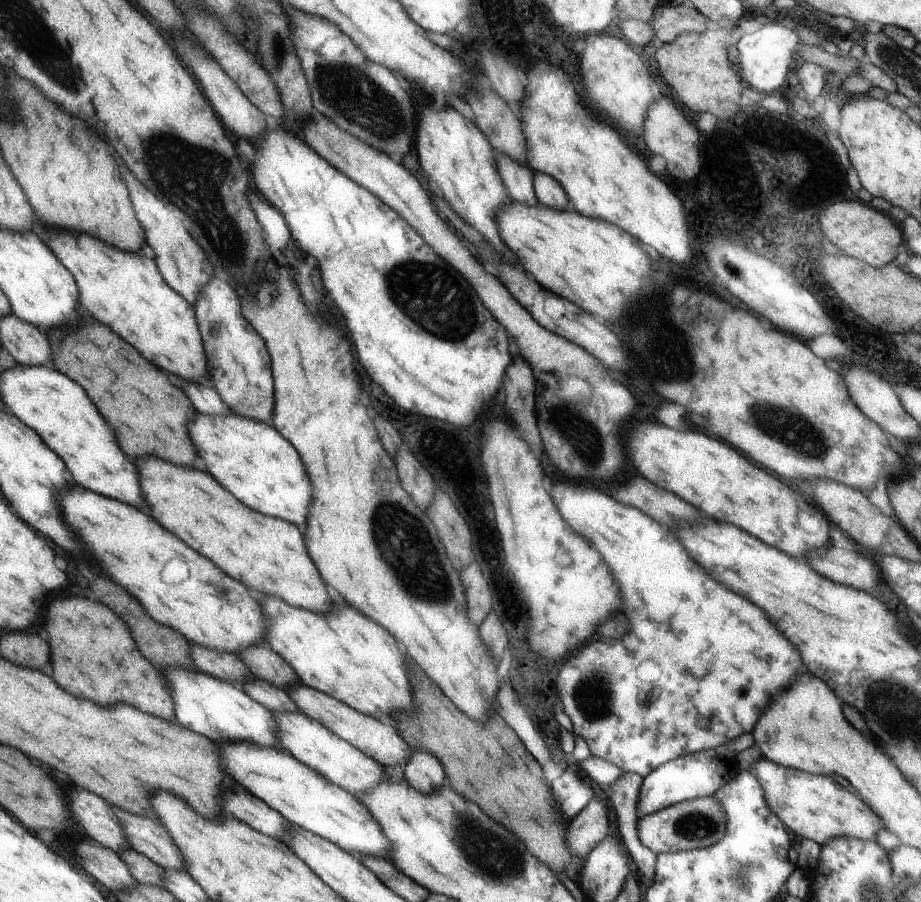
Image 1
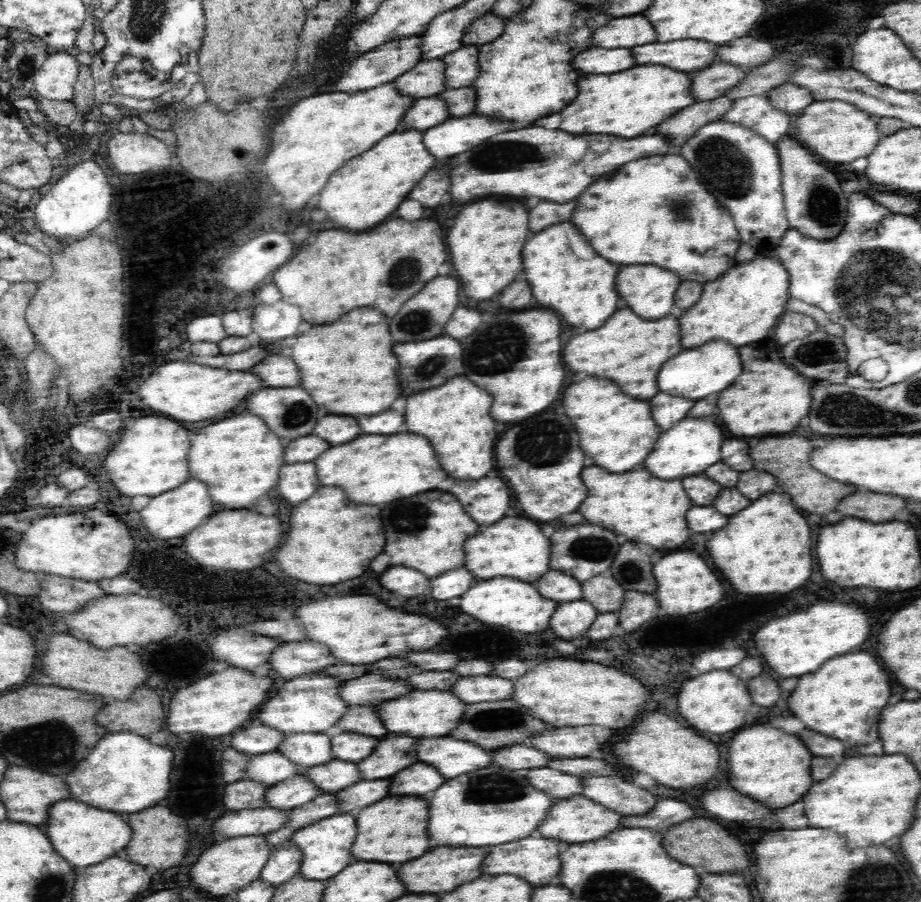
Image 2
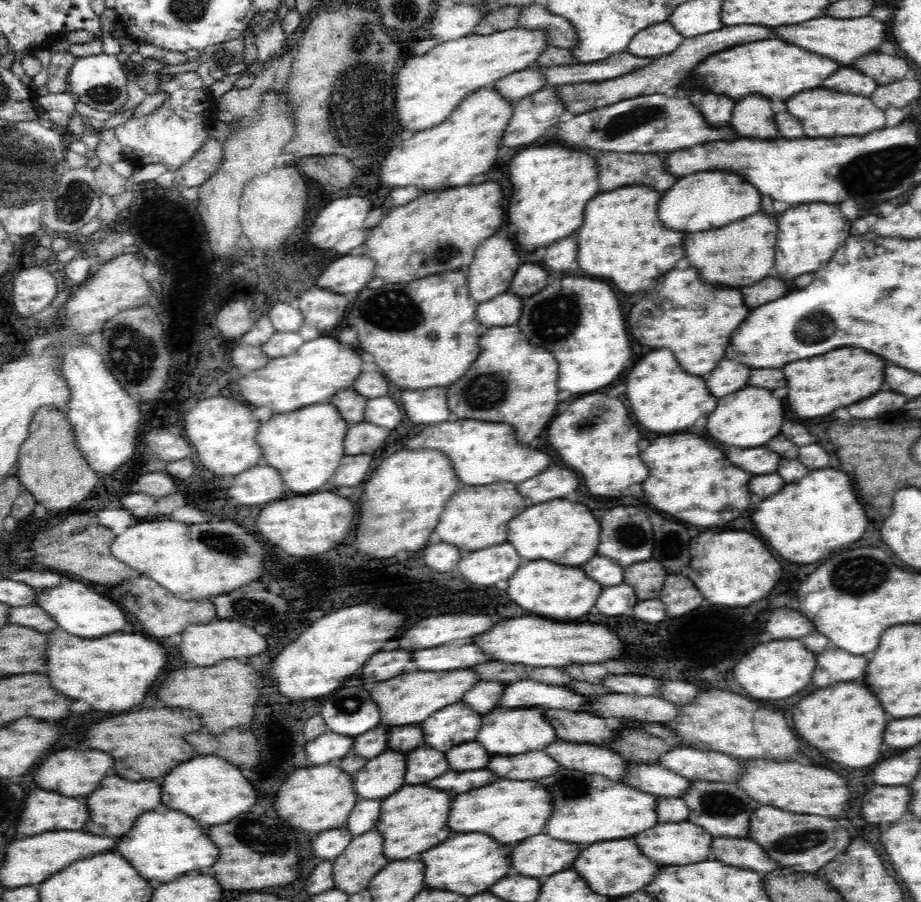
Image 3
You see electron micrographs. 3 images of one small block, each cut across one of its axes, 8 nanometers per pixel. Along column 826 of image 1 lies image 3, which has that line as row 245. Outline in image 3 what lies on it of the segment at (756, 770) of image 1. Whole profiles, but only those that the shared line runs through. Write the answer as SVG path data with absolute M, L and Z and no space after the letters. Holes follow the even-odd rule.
M813 202L802 203L791 206L789 209L780 214L777 220L777 243L776 243L776 272L778 278L782 282L794 286L795 278L800 274L808 274L808 272L816 272L821 265L828 262L832 255L845 243L848 236L851 235L851 221L849 221L840 211L837 203Z

